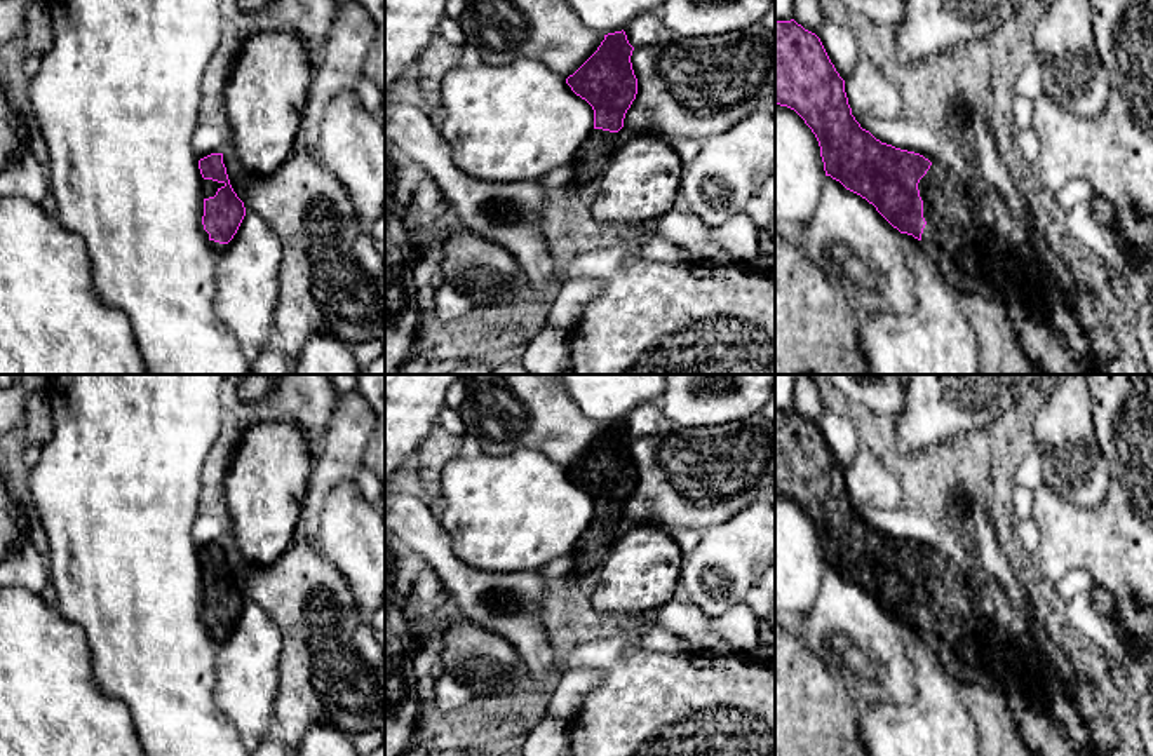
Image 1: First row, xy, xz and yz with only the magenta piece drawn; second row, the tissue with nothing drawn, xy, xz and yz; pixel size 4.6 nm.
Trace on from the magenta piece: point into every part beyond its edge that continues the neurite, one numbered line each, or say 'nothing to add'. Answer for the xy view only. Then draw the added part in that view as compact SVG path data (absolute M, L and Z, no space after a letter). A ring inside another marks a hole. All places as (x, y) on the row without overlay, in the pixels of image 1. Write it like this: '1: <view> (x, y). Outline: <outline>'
1: xy (209, 577). Outline: M202 568L204 589L214 587L216 582L218 582L221 577L225 577L225 573L218 573L218 571L204 570L204 568Z

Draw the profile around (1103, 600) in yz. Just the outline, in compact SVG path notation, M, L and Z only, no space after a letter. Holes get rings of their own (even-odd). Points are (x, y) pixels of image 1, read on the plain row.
M1096 587L1090 592L1090 597L1097 613L1101 613L1106 618L1115 618L1116 615L1115 597L1108 589Z

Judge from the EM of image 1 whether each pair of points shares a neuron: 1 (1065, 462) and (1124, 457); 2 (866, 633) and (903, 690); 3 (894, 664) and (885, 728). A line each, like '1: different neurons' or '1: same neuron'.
1: different neurons
2: same neuron
3: different neurons

